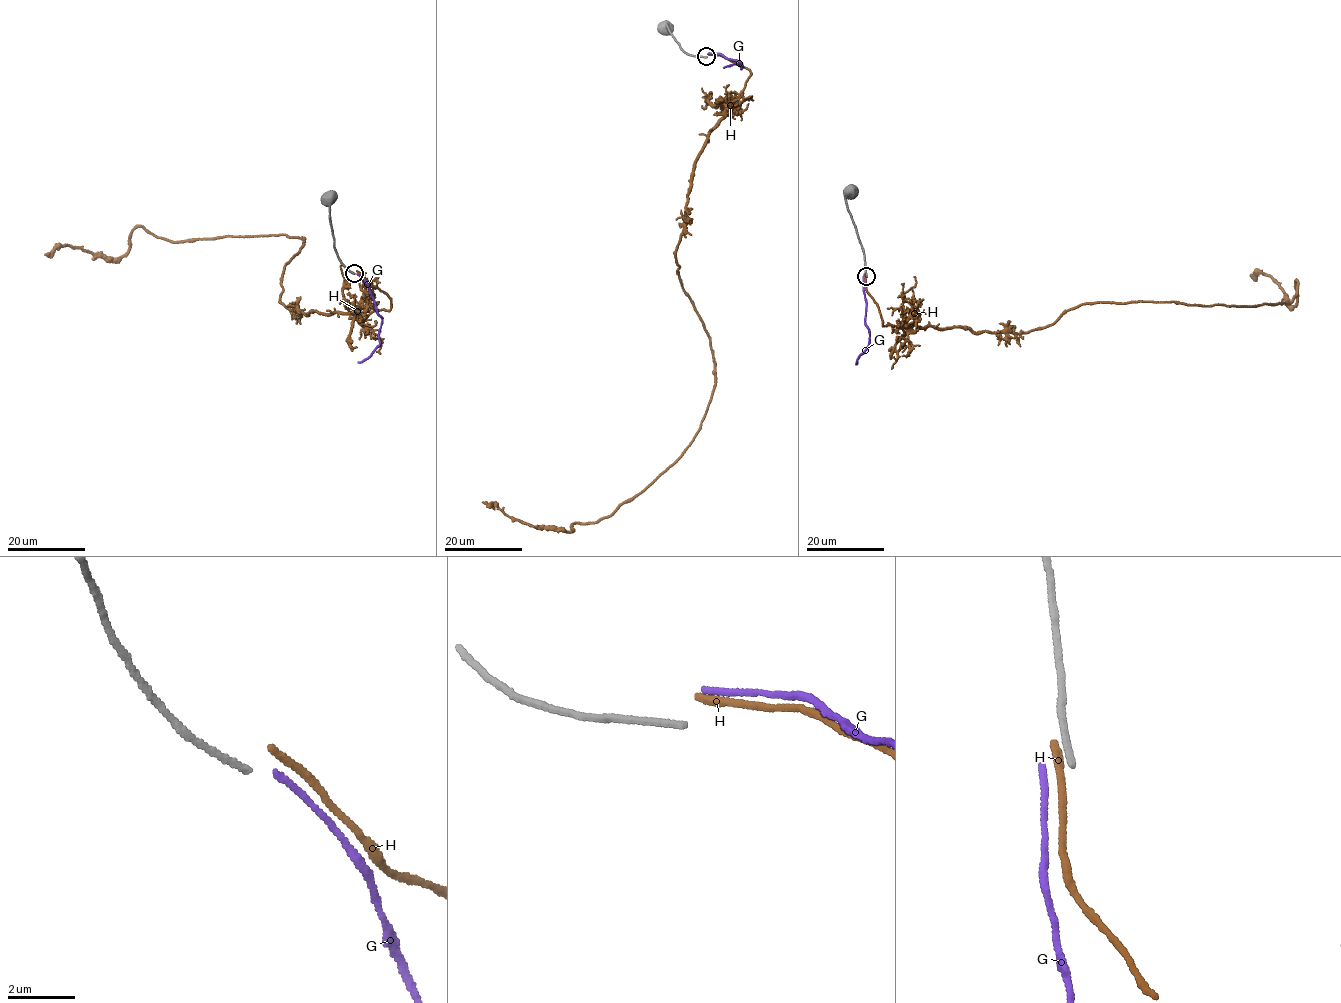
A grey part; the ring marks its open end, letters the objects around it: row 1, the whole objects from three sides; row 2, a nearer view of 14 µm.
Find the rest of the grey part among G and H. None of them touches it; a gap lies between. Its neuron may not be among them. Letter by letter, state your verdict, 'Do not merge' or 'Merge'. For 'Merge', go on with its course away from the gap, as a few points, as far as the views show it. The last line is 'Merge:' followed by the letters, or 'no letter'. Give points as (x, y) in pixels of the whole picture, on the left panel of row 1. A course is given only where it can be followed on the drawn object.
G: Do not merge
H: Do not merge
Merge: no letter

